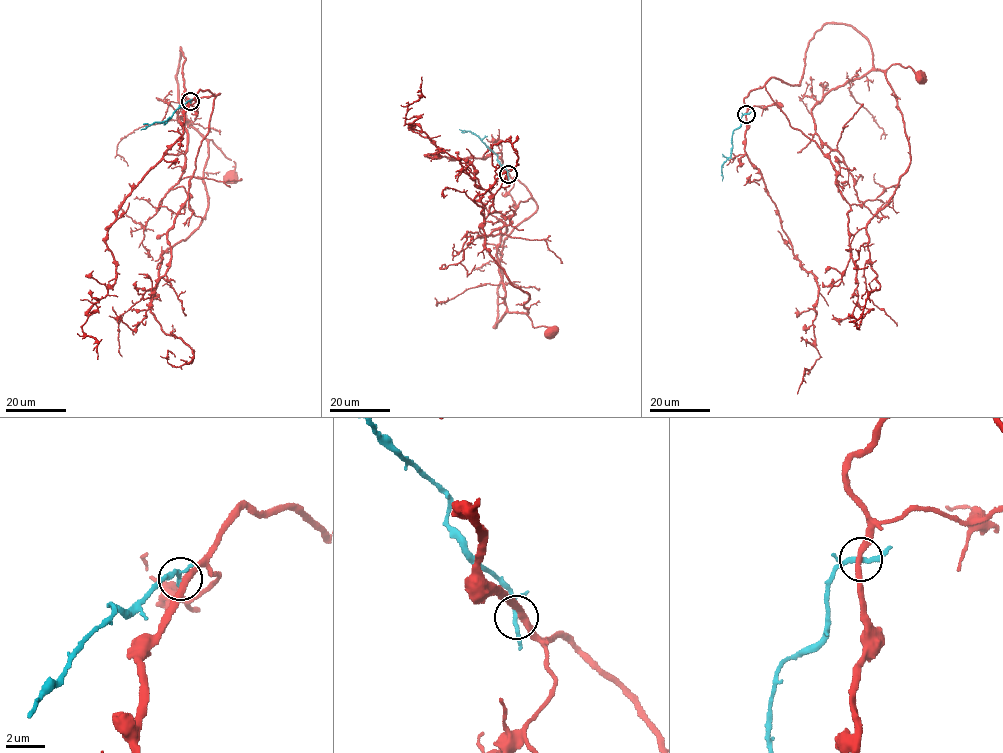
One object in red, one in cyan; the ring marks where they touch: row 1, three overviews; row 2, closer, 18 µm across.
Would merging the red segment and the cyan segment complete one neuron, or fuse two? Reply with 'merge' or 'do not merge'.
do not merge

